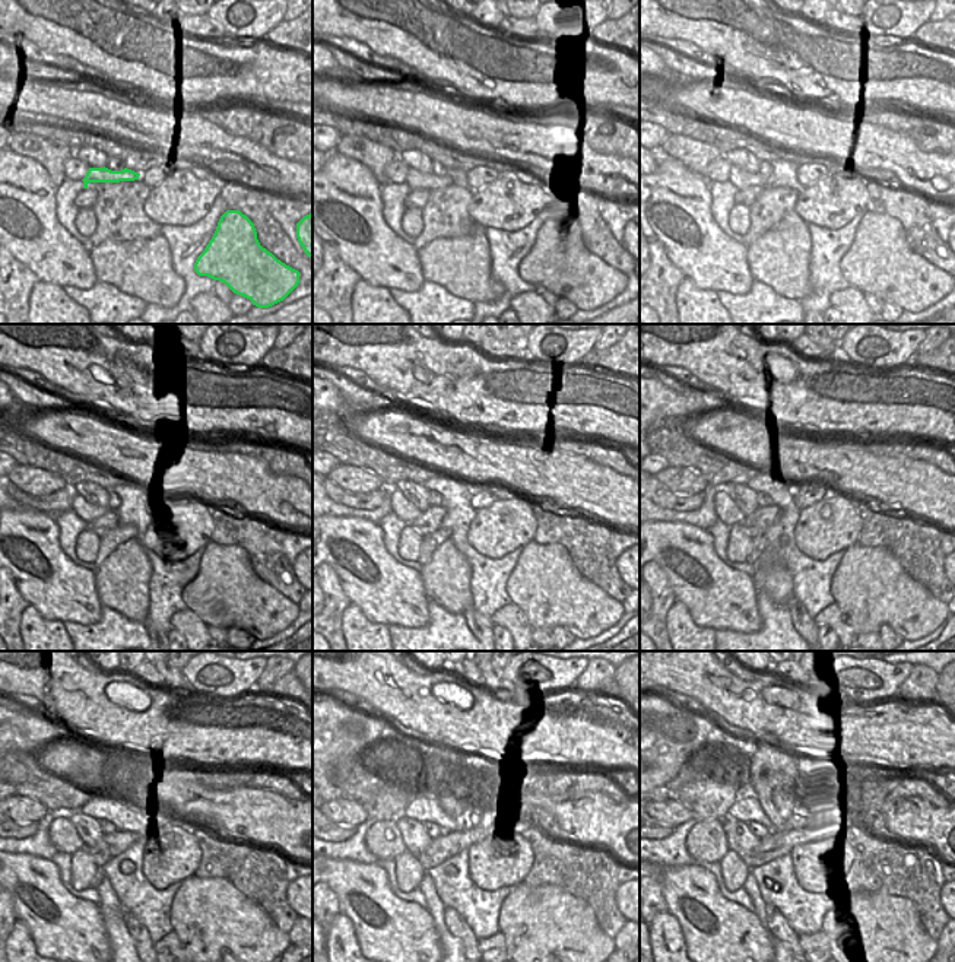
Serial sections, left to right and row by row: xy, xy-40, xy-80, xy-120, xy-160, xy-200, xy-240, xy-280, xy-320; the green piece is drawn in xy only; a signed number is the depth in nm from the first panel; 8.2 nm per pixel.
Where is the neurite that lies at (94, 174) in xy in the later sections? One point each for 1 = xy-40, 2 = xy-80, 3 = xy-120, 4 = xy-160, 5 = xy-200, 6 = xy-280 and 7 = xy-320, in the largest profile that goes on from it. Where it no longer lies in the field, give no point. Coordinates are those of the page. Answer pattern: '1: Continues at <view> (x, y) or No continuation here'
1: Continues at xy-40 (415, 180)
2: Continues at xy-80 (739, 178)
3: Continues at xy-120 (86, 511)
4: Continues at xy-160 (400, 505)
5: Continues at xy-200 (726, 510)
6: Continues at xy-280 (383, 840)
7: Continues at xy-320 (706, 841)

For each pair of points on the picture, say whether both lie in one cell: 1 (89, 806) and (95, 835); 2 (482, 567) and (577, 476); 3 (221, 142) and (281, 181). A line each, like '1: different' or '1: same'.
1: different
2: different
3: same

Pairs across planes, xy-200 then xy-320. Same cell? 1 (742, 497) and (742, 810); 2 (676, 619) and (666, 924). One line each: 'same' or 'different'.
1: different
2: same

